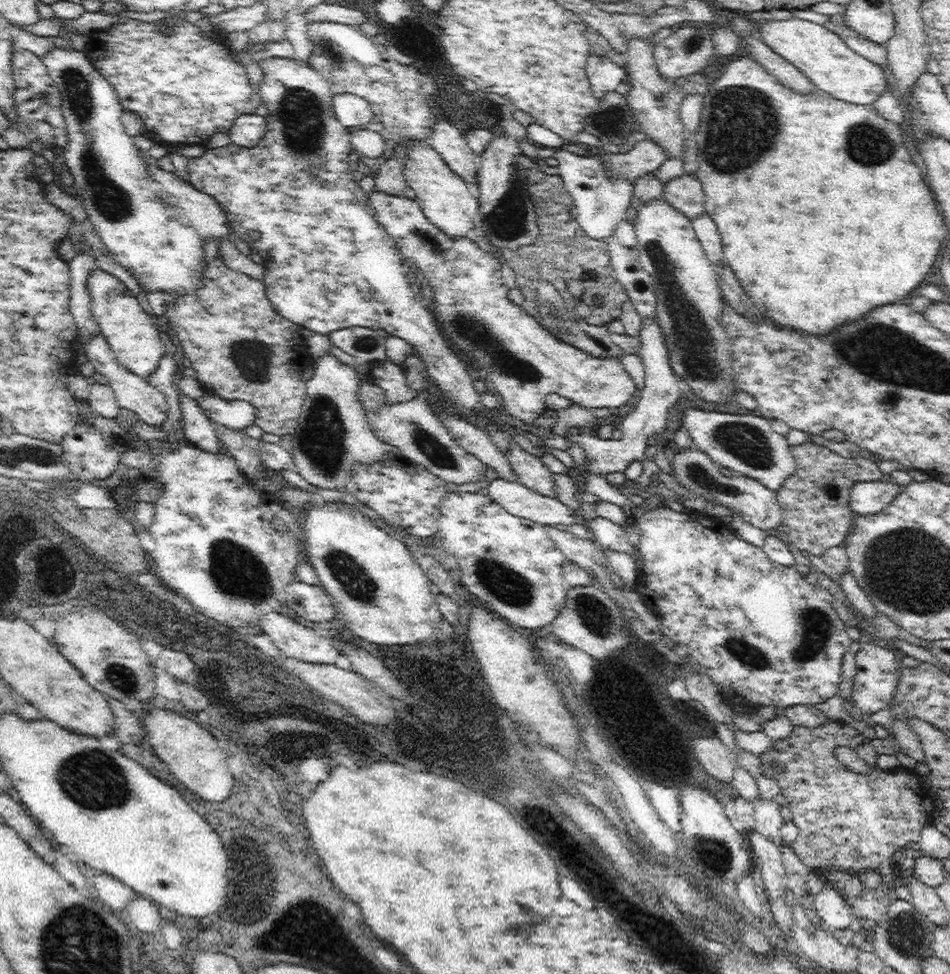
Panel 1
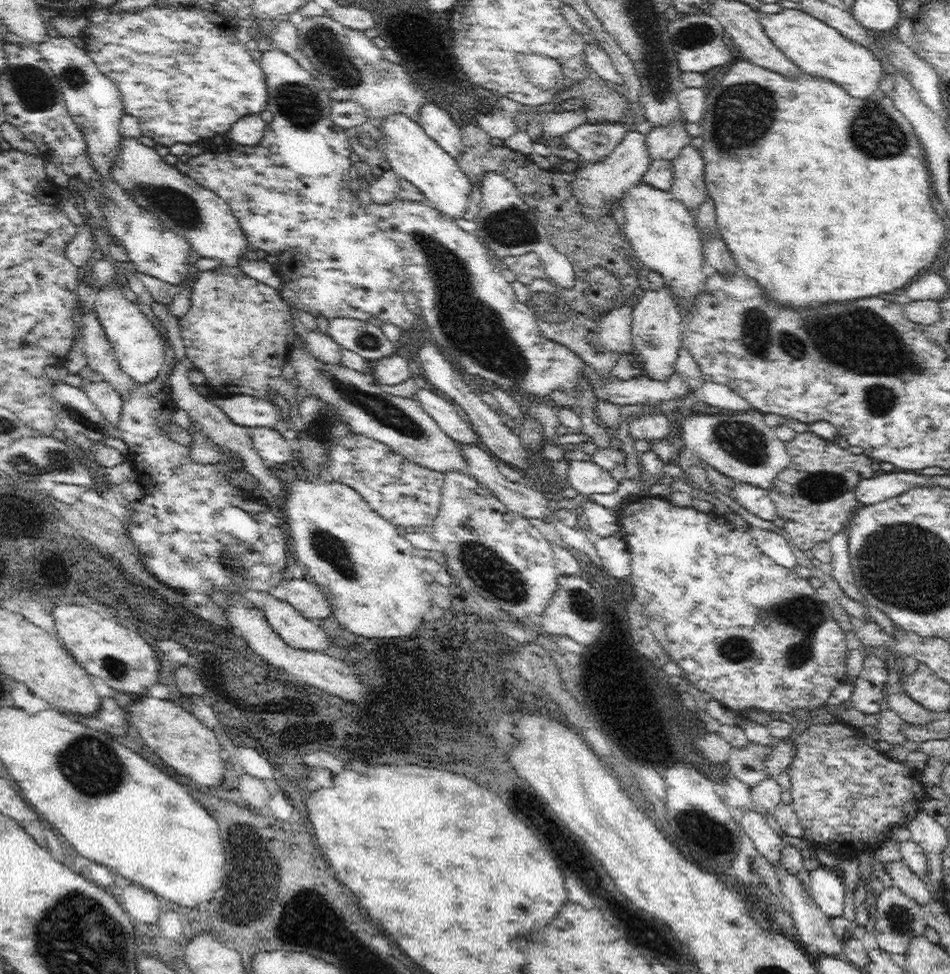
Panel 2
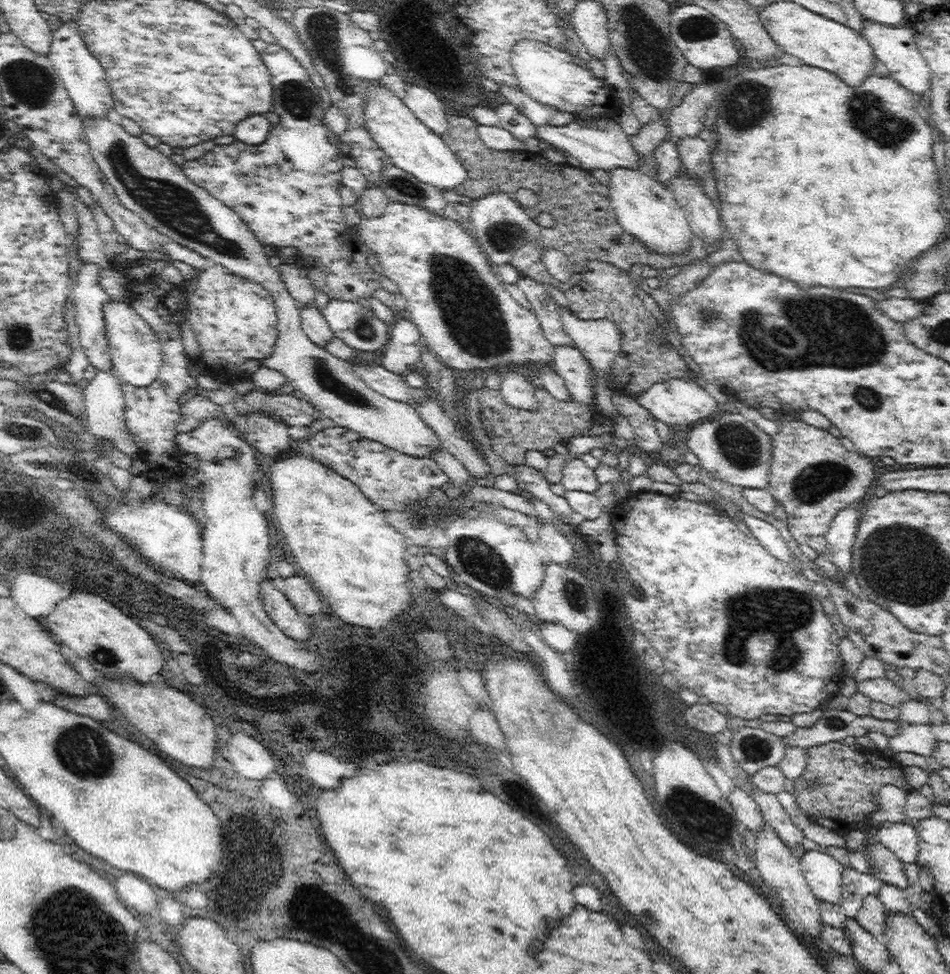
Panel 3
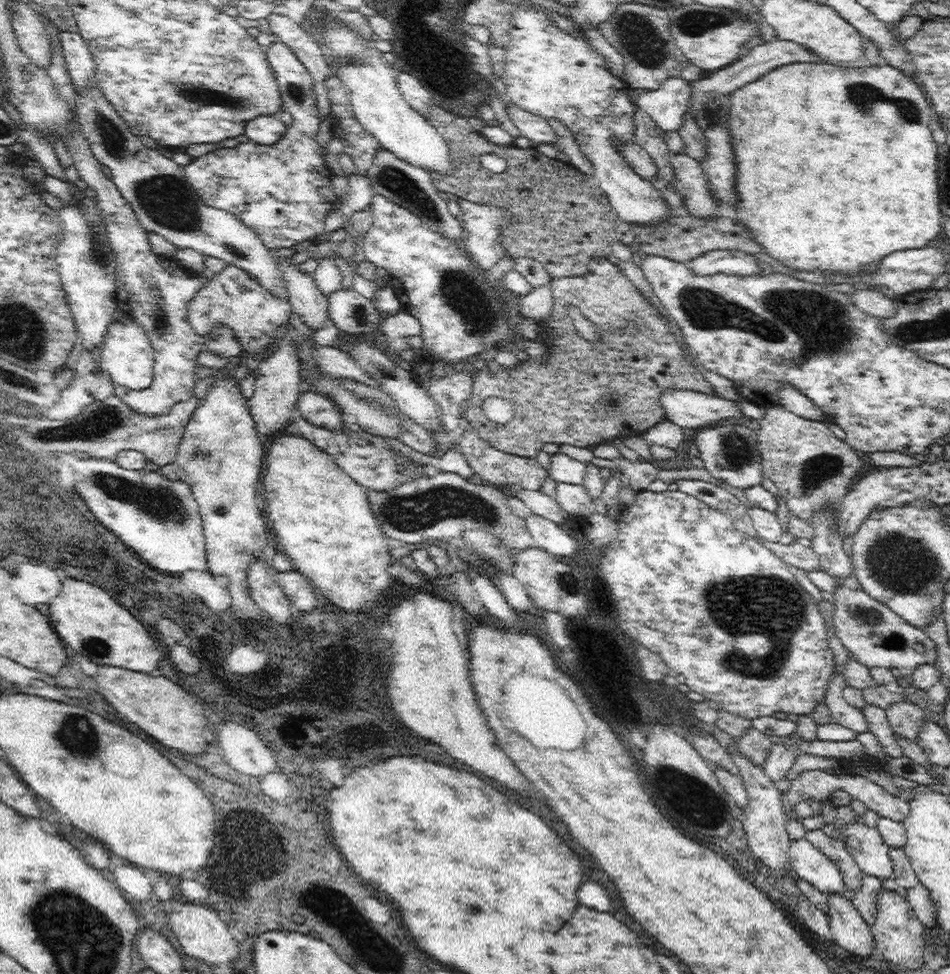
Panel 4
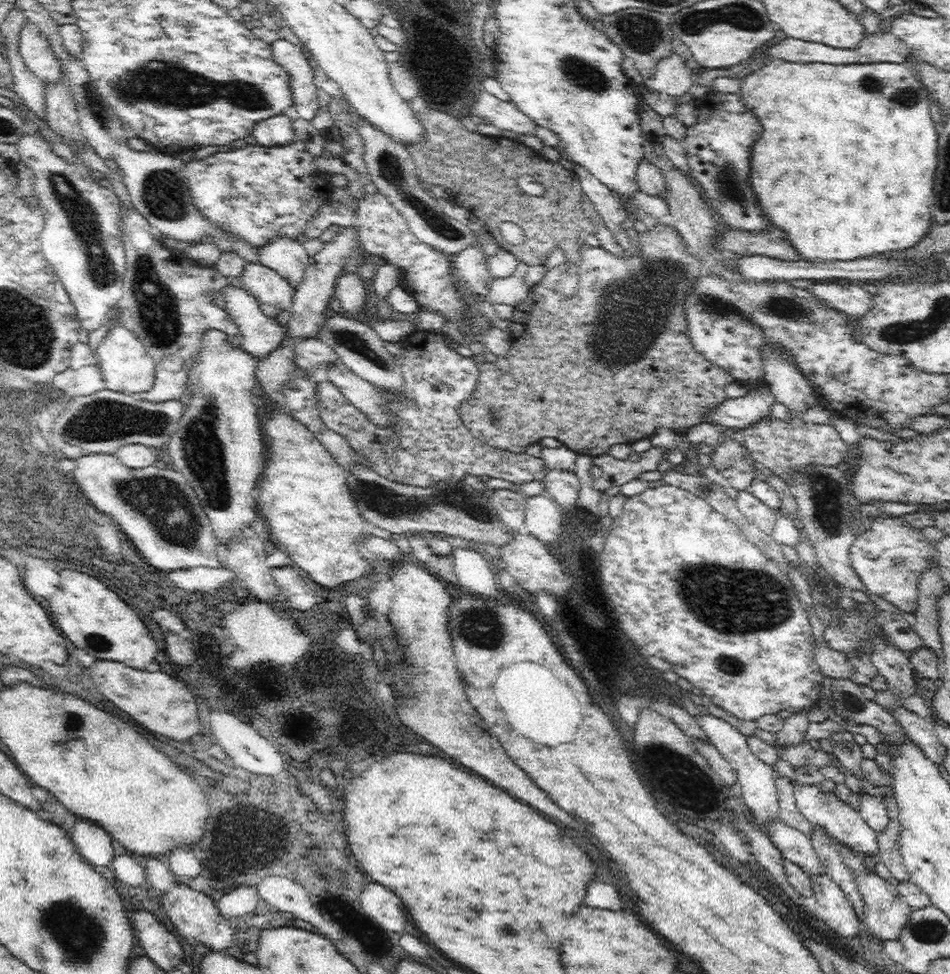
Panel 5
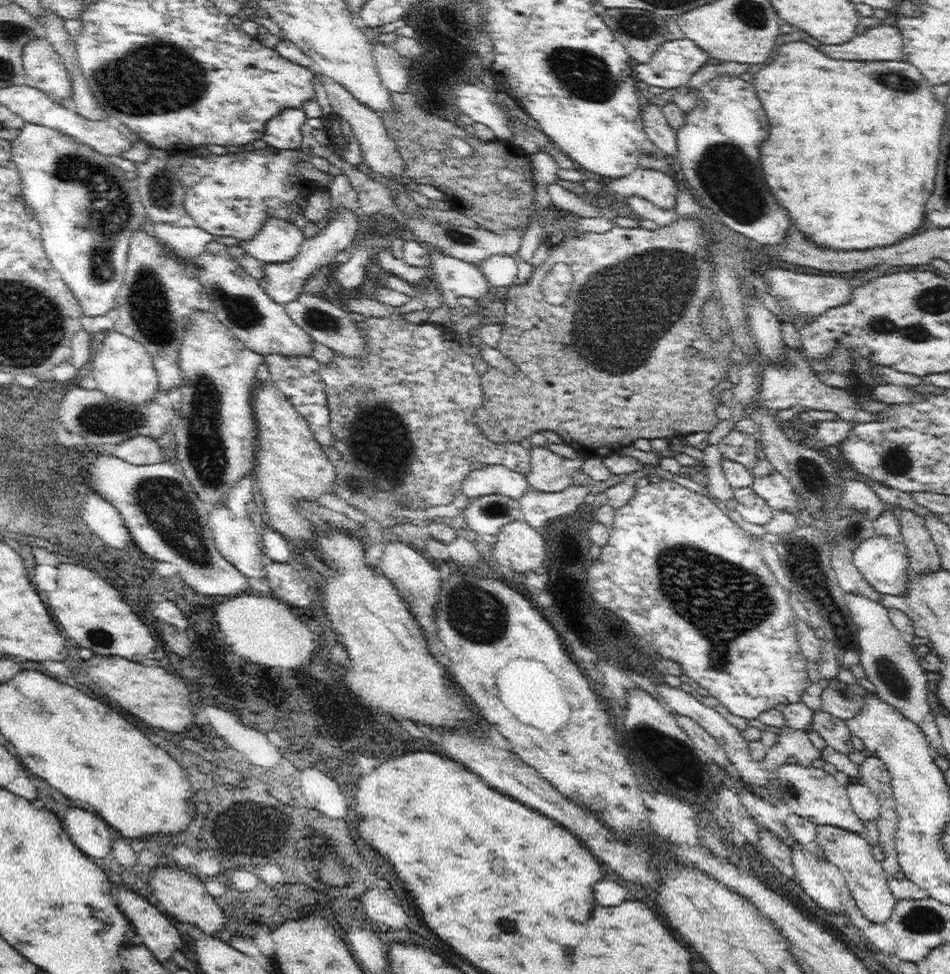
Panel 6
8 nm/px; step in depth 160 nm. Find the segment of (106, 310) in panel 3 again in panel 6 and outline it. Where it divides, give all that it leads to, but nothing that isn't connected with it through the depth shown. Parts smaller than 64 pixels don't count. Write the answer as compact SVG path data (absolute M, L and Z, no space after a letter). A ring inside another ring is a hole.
M107 332L99 349L94 351L88 367L88 373L96 381L97 389L116 401L144 404L152 401L159 391L157 372L150 353L142 344L120 332Z

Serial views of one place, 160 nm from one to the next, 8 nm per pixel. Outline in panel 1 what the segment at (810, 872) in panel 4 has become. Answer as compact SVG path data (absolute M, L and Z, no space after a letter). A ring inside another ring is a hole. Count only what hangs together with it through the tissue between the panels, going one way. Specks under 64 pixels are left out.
M826 887L822 893L815 895L813 902L818 916L822 918L828 930L843 931L852 924L854 913L846 906L836 889Z

